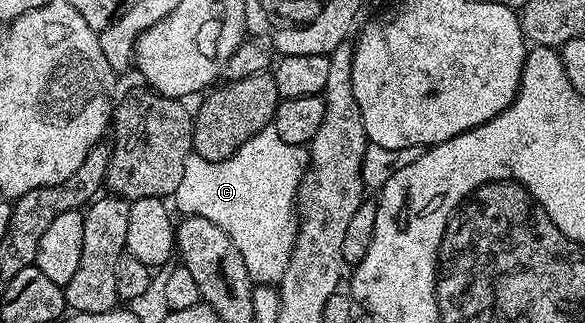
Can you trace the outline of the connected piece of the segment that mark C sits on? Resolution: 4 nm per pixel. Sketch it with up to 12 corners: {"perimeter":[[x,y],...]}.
{"perimeter":[[273,127],[193,151],[173,202],[278,283],[299,234],[304,146]]}

